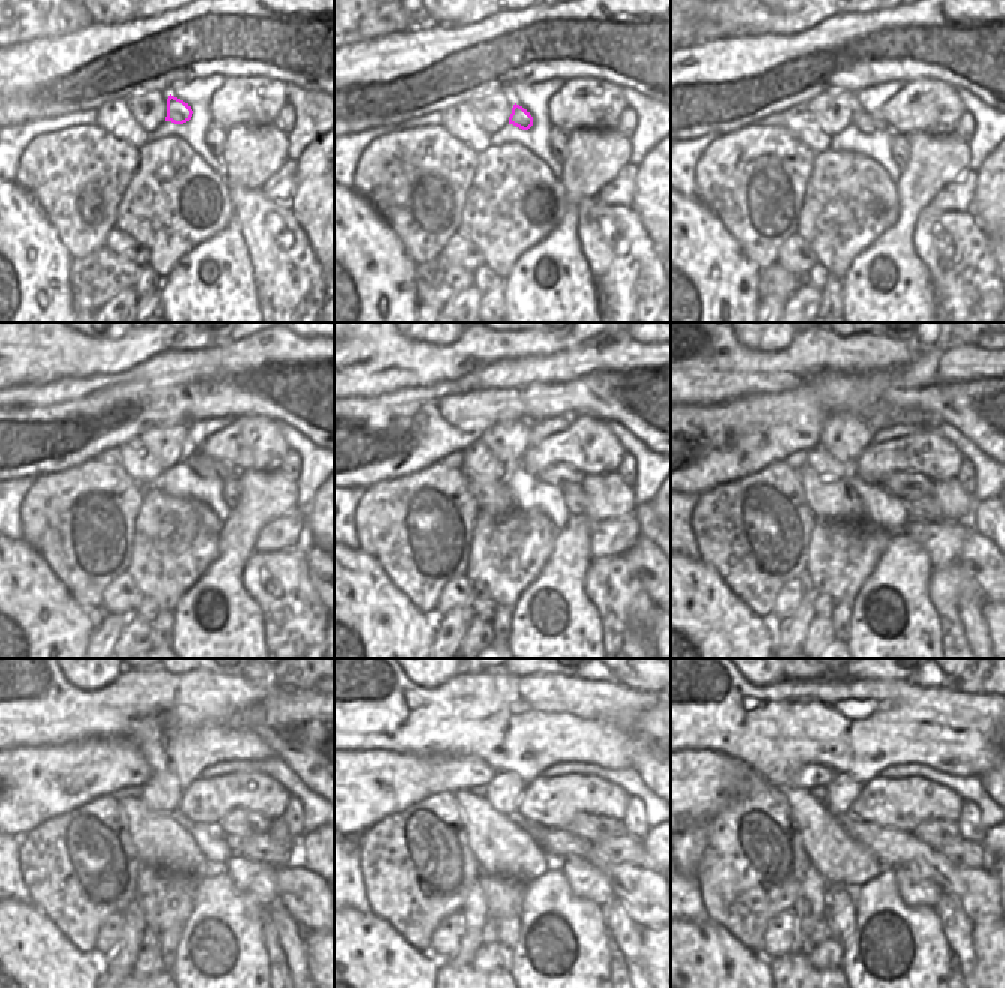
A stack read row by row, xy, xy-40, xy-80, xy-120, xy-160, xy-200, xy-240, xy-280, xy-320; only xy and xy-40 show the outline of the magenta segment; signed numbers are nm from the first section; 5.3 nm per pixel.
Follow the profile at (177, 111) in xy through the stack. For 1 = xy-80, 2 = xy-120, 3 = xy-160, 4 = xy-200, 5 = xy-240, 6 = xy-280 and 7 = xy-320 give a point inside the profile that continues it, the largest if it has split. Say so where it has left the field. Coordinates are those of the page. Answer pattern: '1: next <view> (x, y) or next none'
1: next xy-80 (861, 120)
2: next xy-120 (204, 467)
3: next xy-160 (558, 474)
4: next xy-200 (902, 485)
5: next xy-240 (240, 822)
6: next xy-280 (587, 826)
7: next xy-320 (938, 834)

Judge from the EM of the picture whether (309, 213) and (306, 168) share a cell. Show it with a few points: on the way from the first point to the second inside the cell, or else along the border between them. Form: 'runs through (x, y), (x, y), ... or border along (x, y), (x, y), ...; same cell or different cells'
runs through (309, 203), (309, 179); same cell

